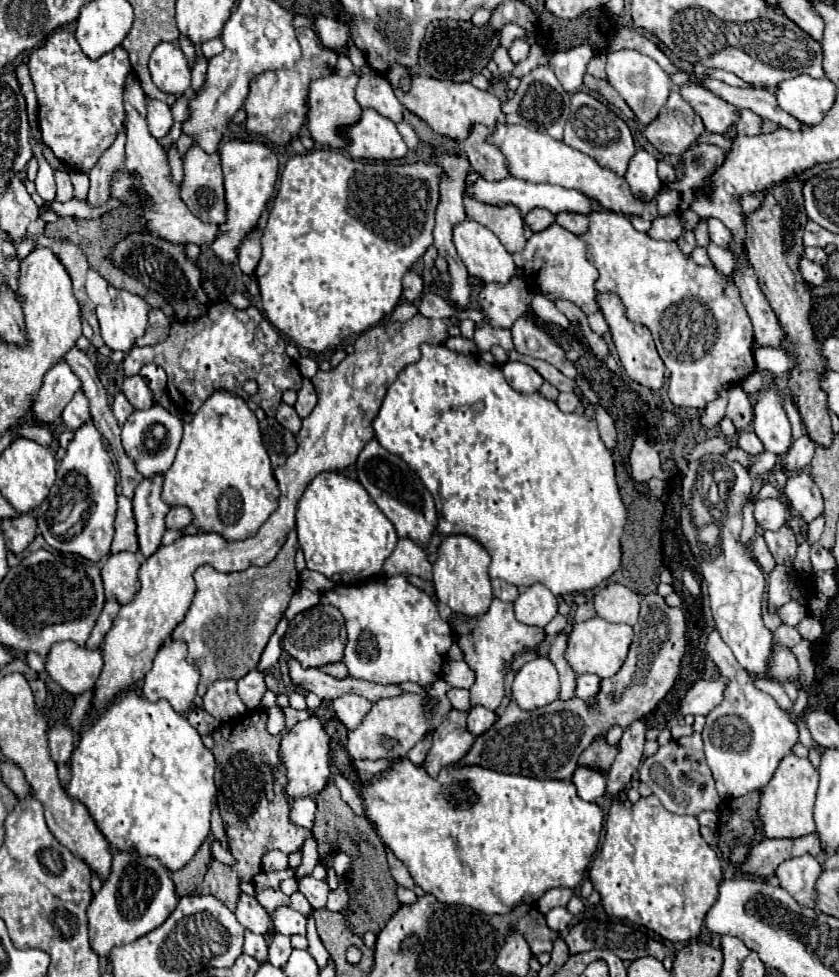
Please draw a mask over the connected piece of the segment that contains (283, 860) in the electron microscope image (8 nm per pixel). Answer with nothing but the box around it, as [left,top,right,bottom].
[262,853,288,871]

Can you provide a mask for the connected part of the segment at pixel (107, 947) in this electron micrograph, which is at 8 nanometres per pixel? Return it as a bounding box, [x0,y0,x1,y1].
[88,849,178,957]

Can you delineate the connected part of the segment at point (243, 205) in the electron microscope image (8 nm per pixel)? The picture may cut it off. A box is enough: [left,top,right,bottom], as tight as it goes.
[212,141,278,265]

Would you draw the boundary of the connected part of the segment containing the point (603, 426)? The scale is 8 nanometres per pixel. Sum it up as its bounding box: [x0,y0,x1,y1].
[592,397,616,451]

